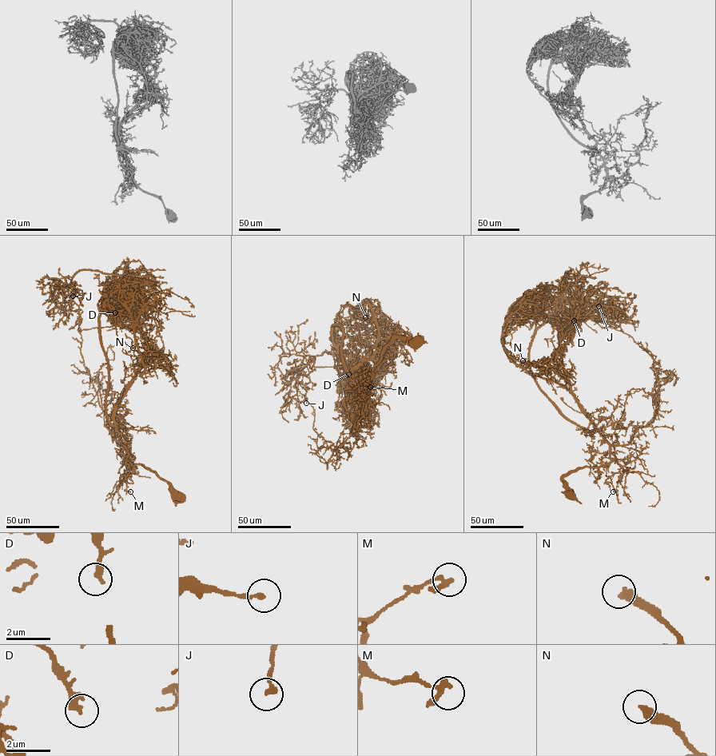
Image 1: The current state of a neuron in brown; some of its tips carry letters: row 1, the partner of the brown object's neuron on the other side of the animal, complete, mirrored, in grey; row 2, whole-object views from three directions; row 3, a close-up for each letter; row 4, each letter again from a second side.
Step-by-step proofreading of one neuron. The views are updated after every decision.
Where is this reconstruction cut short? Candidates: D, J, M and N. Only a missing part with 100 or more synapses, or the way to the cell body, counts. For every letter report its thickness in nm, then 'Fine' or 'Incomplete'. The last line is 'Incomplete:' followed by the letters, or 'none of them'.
D: Thickness 340 nm. Fine
J: Thickness 240 nm. Fine
M: Thickness 200 nm. Fine
N: Thickness 400 nm. Fine
Incomplete: none of them

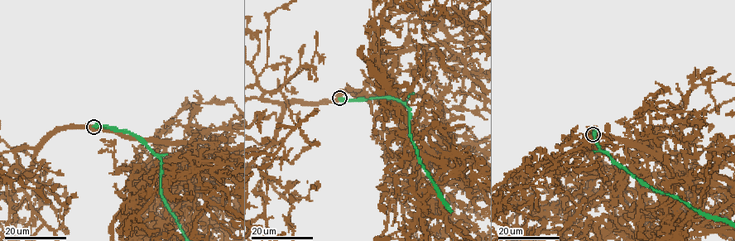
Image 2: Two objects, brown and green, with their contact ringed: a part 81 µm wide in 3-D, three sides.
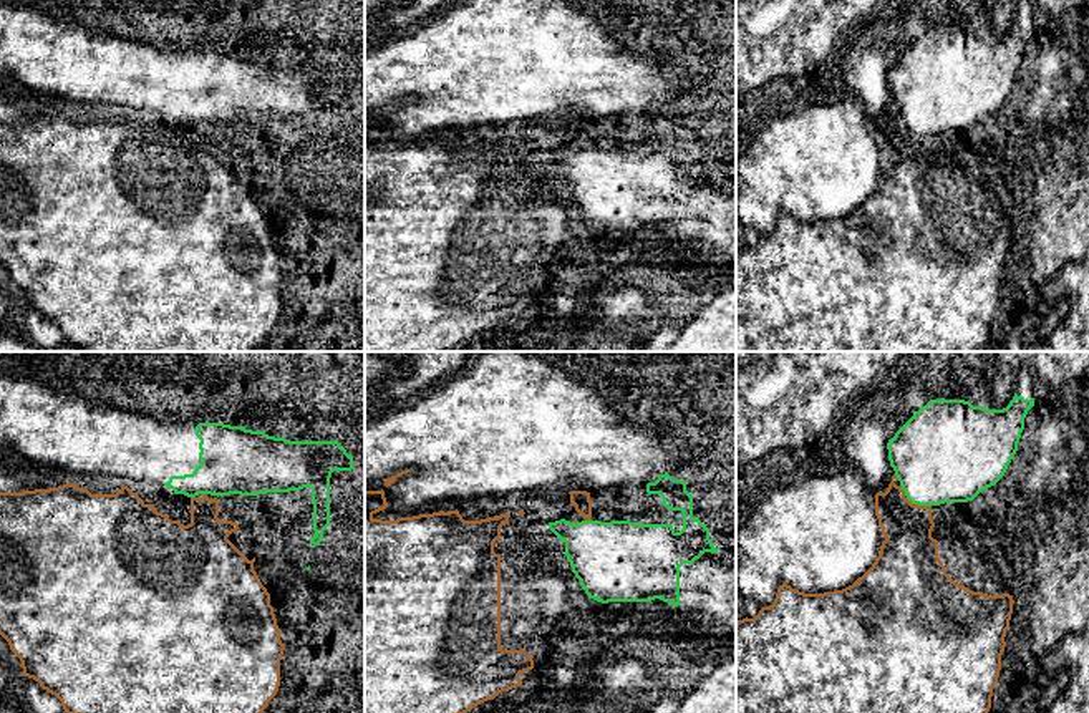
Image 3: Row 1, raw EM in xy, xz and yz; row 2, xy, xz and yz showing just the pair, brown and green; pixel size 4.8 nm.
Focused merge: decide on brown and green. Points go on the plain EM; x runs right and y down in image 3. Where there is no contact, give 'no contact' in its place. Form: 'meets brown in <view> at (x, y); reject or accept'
meets brown in yz at (917, 133); reject

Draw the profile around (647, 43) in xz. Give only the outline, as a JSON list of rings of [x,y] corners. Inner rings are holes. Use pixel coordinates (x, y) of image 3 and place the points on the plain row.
[[[565,0],[597,18],[620,46],[633,53],[655,53],[666,60],[666,50],[650,32],[663,12],[663,0]]]

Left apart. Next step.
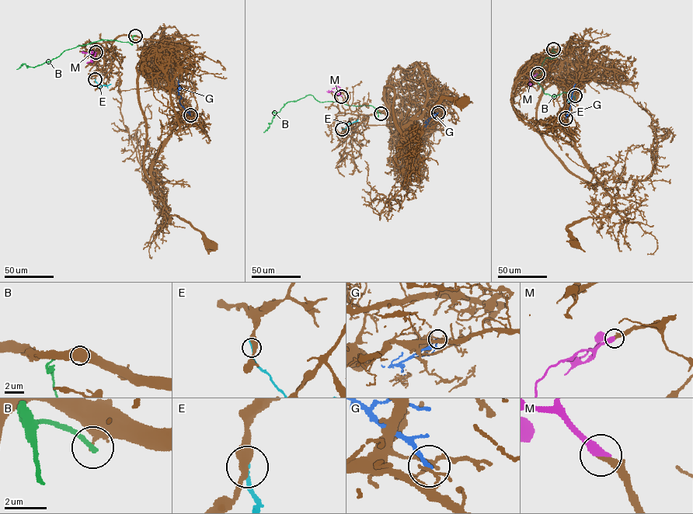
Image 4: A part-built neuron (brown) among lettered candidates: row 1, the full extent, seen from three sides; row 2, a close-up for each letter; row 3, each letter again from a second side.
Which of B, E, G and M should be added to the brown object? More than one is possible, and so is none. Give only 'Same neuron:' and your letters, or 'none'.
Same neuron: M

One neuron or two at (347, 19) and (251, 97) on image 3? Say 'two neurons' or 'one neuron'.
two neurons

